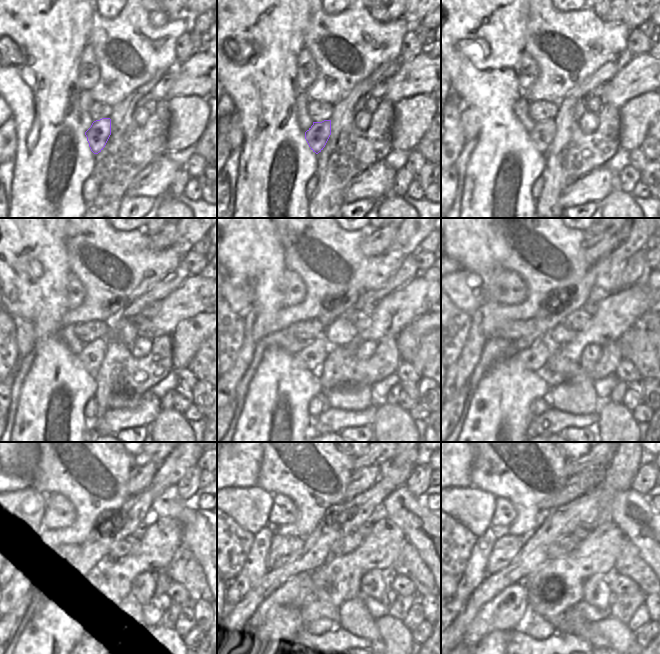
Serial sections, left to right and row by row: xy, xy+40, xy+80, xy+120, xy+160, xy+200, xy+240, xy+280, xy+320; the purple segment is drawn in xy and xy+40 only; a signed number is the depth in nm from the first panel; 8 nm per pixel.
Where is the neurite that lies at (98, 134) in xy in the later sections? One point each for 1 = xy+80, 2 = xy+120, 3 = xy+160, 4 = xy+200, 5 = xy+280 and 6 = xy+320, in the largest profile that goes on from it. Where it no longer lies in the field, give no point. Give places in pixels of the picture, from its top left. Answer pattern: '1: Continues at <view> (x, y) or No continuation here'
1: Continues at xy+80 (541, 135)
2: Continues at xy+120 (91, 357)
3: Continues at xy+160 (312, 357)
4: Continues at xy+200 (533, 358)
5: Continues at xy+280 (297, 590)
6: Continues at xy+320 (507, 610).

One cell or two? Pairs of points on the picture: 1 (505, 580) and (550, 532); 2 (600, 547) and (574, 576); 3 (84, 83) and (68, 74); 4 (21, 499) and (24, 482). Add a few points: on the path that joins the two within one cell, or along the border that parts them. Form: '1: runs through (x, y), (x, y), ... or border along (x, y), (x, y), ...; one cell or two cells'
1: runs through (517, 568), (534, 551), (538, 544); one cell
2: runs through (593, 554), (578, 569); one cell
3: border along (81, 56), (77, 69), (77, 87), (80, 90); two cells
4: border along (30, 485), (10, 490); two cells

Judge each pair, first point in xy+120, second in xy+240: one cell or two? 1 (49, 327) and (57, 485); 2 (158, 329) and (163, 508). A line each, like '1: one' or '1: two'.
1: two
2: two

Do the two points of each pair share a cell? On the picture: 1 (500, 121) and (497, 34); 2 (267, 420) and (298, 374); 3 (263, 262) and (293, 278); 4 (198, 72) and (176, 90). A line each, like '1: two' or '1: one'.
1: one
2: one
3: two
4: one

